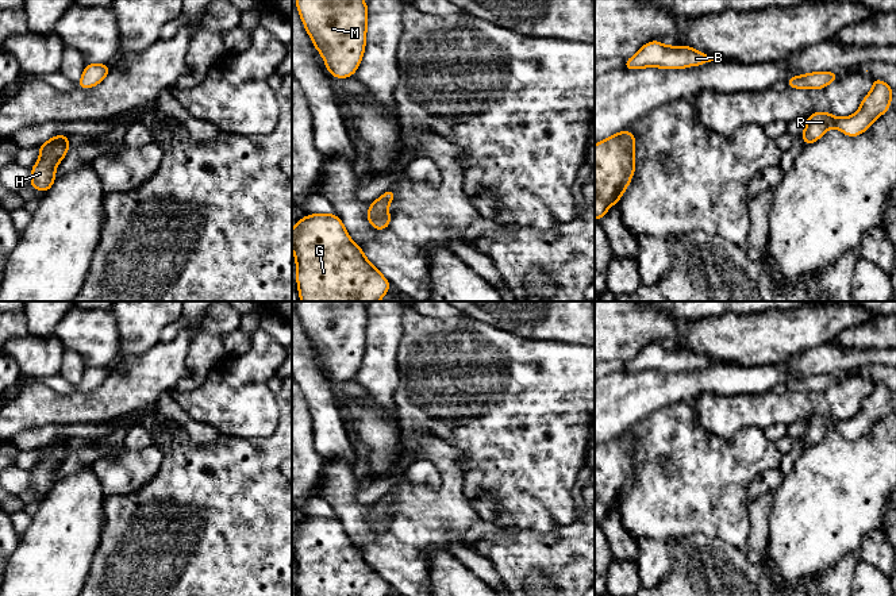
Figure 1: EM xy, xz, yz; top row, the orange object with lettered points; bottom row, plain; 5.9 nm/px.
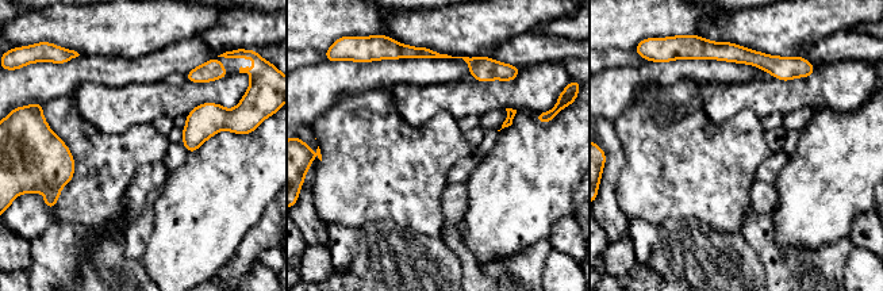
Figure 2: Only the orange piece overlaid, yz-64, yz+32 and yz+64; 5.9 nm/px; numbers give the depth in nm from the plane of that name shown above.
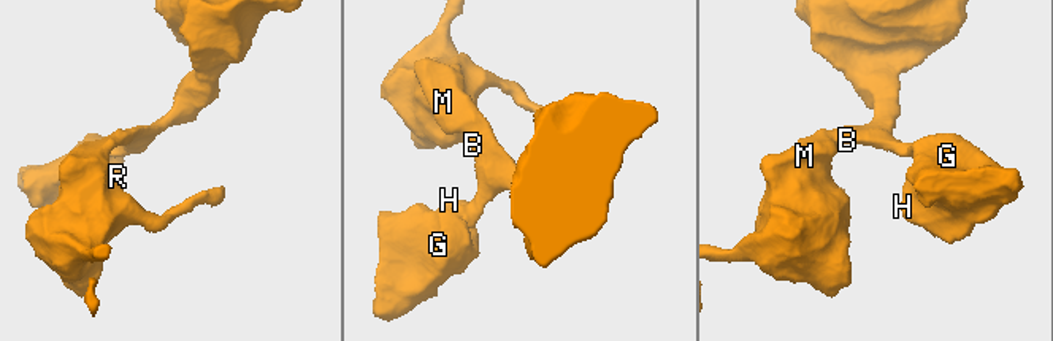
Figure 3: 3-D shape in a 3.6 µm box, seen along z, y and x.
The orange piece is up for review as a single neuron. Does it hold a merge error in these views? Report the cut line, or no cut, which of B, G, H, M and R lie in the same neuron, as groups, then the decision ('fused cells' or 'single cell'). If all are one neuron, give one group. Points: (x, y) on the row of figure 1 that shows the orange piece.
no cut | B G H M R | single cell

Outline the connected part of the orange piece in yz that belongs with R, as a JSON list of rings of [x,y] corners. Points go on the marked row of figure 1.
[[[873,77],[872,91],[862,99],[860,109],[847,118],[837,118],[828,112],[814,112],[807,116],[807,124],[800,135],[804,146],[820,139],[830,127],[837,127],[847,136],[857,136],[891,108],[893,88]]]

